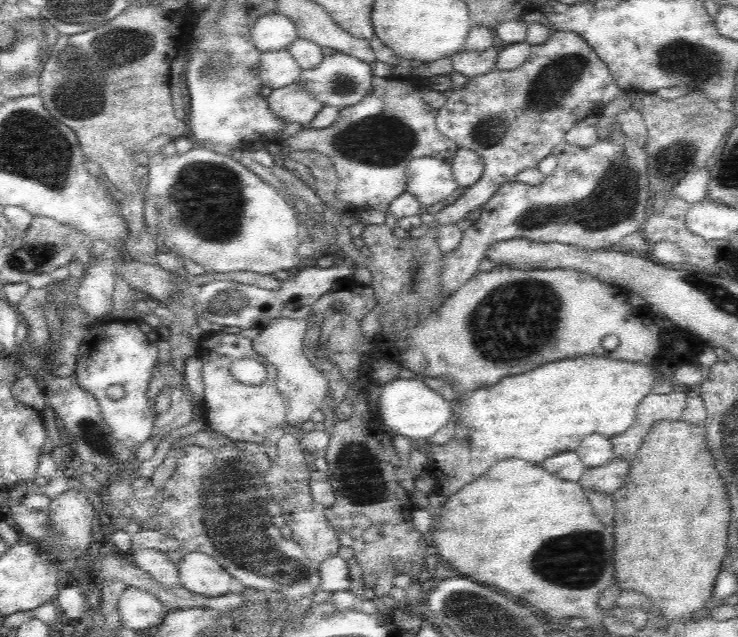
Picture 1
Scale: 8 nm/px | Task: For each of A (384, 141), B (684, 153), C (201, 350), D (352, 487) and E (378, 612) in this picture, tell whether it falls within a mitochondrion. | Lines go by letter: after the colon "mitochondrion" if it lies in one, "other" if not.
A: mitochondrion
B: mitochondrion
C: other
D: mitochondrion
E: other

